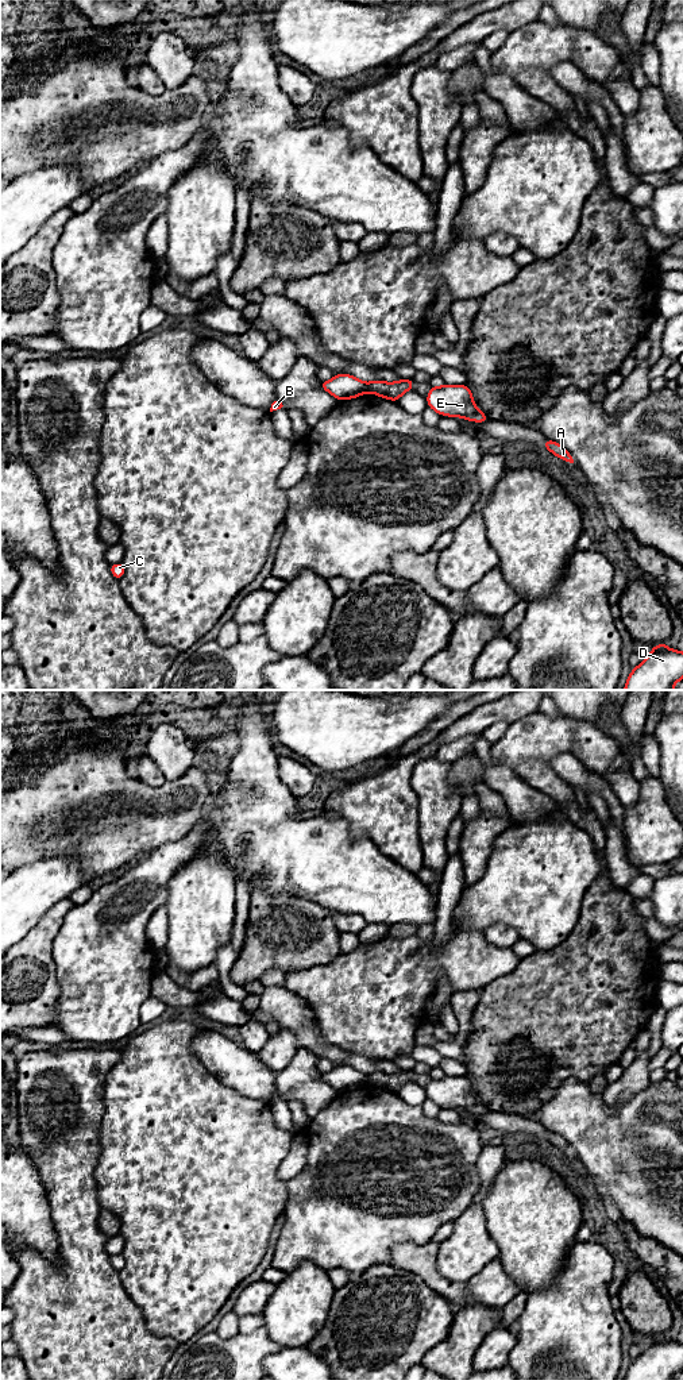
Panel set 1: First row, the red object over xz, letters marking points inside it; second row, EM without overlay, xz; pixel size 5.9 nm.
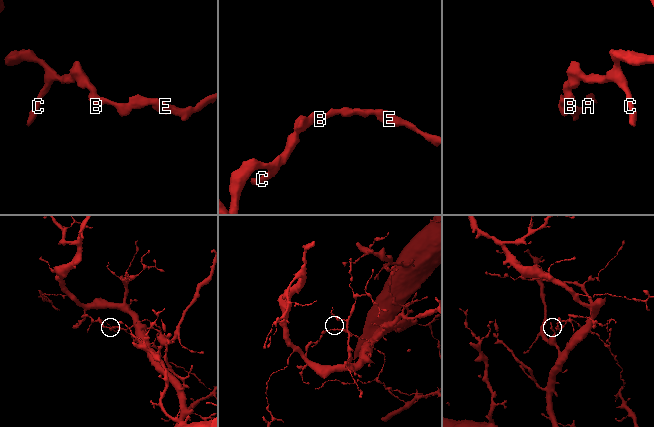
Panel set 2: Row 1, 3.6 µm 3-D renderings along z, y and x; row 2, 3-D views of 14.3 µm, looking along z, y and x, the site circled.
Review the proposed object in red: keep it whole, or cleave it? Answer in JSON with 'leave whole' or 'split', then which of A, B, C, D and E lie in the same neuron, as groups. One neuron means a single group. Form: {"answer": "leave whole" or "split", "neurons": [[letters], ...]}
{"answer": "split", "neurons": [["A", "E"], ["B", "C", "D"]]}

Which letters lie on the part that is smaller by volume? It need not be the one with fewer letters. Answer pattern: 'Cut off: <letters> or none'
Cut off: A, E

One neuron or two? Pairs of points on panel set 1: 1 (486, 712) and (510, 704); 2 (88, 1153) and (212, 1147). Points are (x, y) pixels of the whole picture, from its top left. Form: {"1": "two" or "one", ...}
{"1": "one", "2": "two"}

